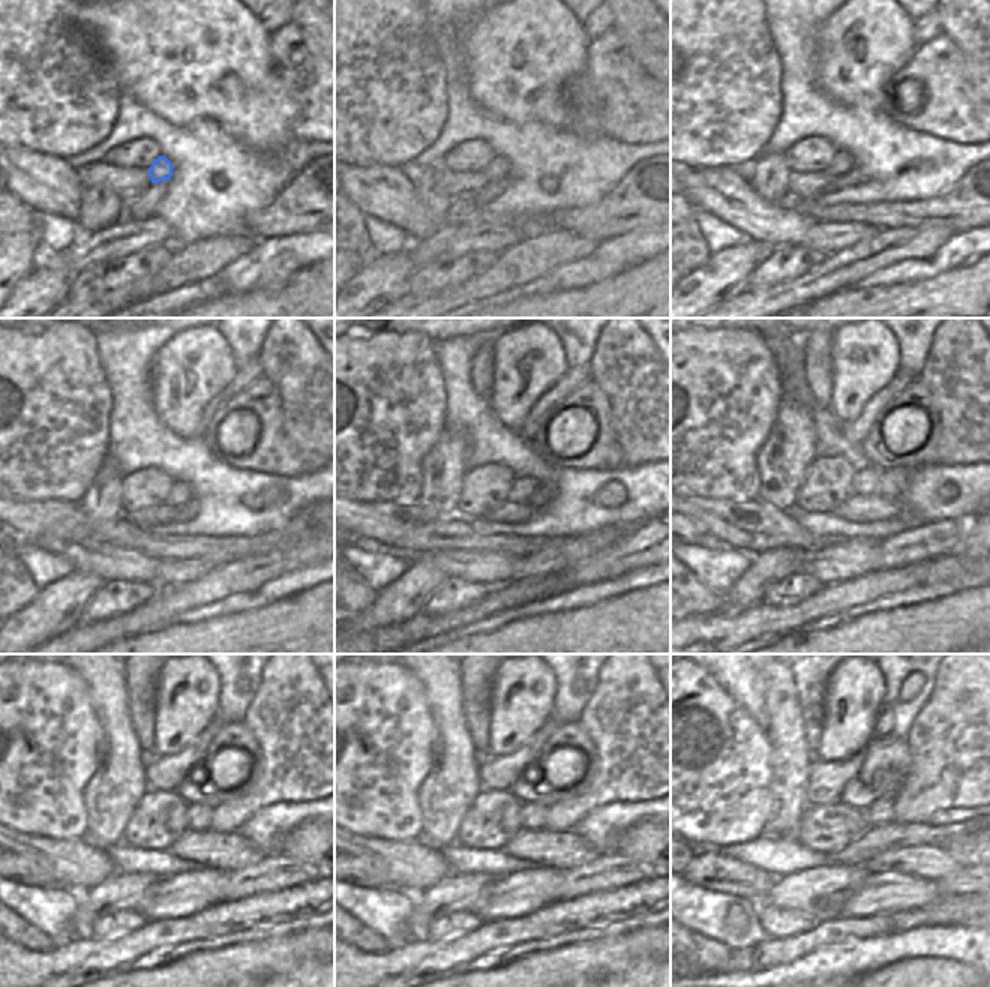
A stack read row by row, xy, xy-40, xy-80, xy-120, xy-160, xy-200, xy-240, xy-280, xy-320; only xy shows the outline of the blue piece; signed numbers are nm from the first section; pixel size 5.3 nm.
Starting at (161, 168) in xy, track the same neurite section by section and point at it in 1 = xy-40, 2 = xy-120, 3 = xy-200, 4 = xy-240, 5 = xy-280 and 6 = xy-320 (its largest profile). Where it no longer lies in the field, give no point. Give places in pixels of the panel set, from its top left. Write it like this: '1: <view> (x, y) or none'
1: xy-40 (497, 168)
2: xy-120 (180, 492)
3: xy-200 (866, 480)
4: xy-240 (197, 816)
5: xy-280 (533, 816)
6: xy-320 (881, 813)

